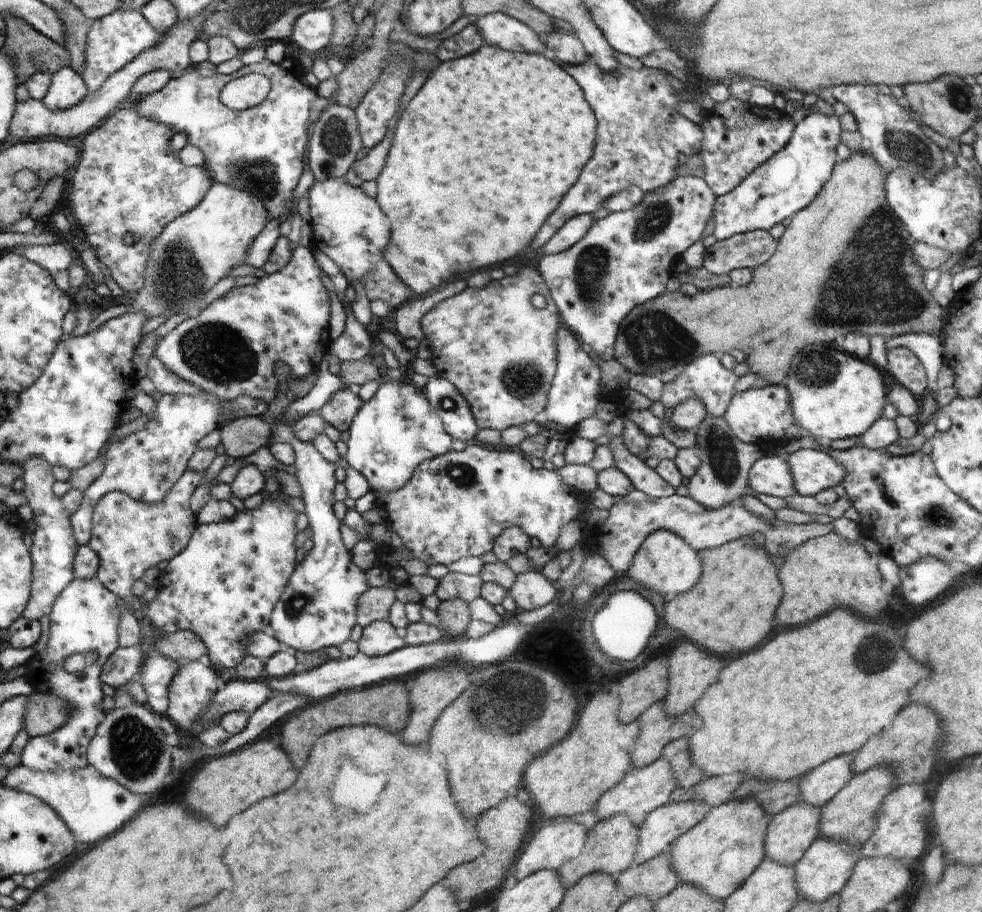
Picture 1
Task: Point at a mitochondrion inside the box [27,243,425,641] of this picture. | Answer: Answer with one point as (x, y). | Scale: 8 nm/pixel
(218, 353)

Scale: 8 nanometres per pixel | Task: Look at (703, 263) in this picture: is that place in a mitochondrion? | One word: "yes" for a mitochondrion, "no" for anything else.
no

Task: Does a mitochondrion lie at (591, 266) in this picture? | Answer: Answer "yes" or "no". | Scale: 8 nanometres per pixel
yes

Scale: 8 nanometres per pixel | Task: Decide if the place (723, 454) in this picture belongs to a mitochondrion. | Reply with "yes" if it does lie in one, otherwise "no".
yes

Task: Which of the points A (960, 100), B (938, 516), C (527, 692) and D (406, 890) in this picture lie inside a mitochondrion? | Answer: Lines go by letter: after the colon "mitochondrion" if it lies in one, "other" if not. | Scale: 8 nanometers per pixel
A: mitochondrion
B: mitochondrion
C: mitochondrion
D: other

